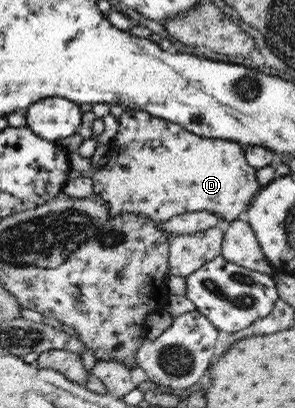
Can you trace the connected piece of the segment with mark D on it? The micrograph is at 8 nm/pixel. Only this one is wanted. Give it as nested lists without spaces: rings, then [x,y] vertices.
[[[126,109],[119,116],[118,128],[109,142],[107,163],[90,174],[92,192],[108,205],[111,215],[135,213],[154,222],[193,211],[210,211],[220,215],[221,227],[243,217],[243,211],[256,194],[255,171],[244,157],[244,147],[234,141],[199,137],[179,124],[153,117],[148,113]]]

